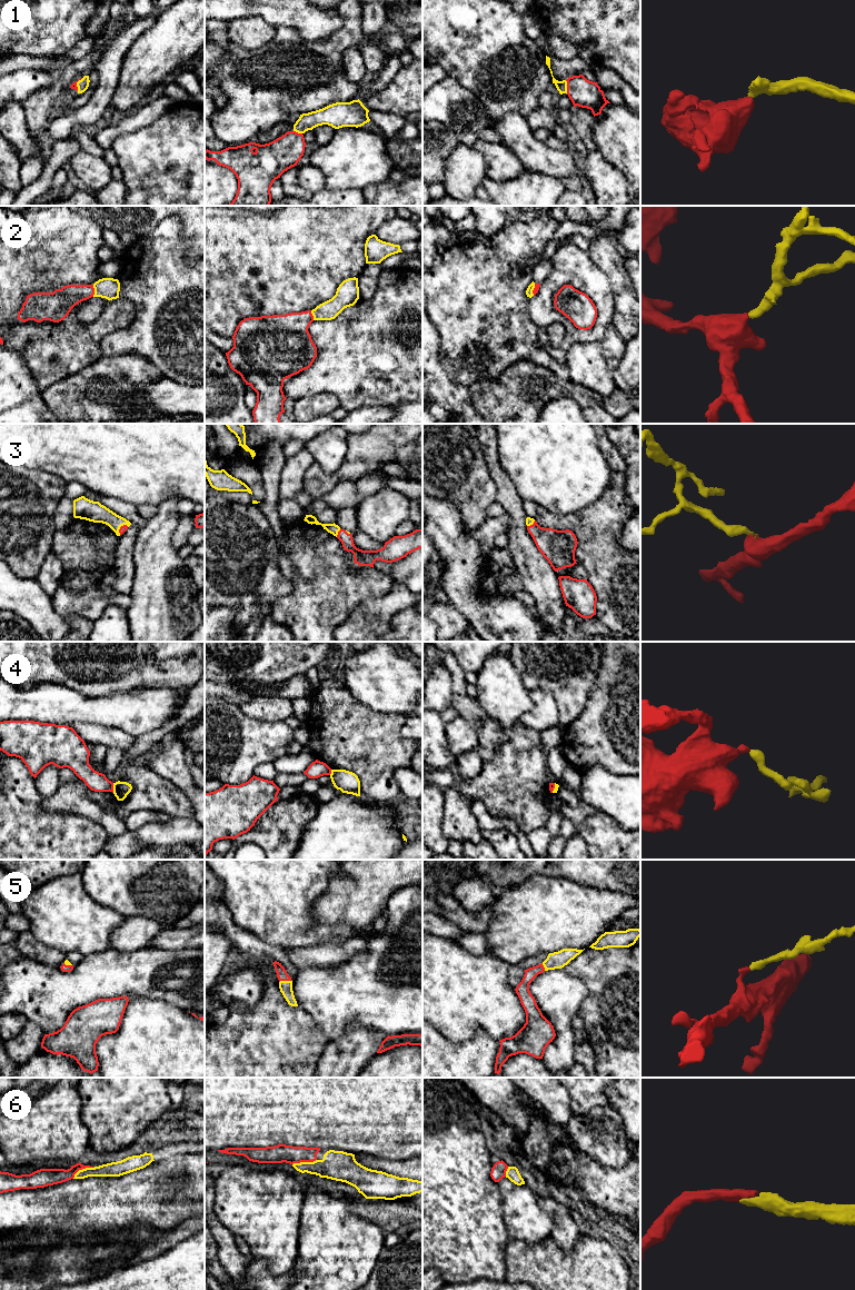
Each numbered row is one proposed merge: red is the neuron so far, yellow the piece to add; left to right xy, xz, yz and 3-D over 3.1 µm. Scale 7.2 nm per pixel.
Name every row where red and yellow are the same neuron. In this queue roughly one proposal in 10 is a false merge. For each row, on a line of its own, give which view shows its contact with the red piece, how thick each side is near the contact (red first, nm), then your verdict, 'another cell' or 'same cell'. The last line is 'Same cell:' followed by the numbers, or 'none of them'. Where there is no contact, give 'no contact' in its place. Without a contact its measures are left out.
1: meets red in yz; 200 nm thick on the red side, 80 nm on the other; same cell
2: meets red in xy; 180 nm thick on the red side, 150 nm on the other; same cell
3: meets red in xz; 110 nm thick on the red side, 80 nm on the other; same cell
4: meets red in xy; 140 nm thick on the red side, 110 nm on the other; another cell
5: meets red in xz; 80 nm thick on the red side, 100 nm on the other; same cell
6: meets red in xy; 130 nm thick on the red side, 110 nm on the other; same cell
Same cell: 1, 2, 3, 5, 6

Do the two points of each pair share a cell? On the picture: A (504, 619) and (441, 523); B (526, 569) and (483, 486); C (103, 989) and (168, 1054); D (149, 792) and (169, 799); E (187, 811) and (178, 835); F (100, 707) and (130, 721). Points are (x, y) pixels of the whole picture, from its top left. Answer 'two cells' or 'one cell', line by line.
A: one cell
B: two cells
C: two cells
D: one cell
E: two cells
F: one cell

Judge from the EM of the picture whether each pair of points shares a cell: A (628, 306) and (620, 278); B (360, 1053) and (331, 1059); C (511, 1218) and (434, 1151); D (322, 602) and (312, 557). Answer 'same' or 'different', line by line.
A: same
B: same
C: different
D: same

